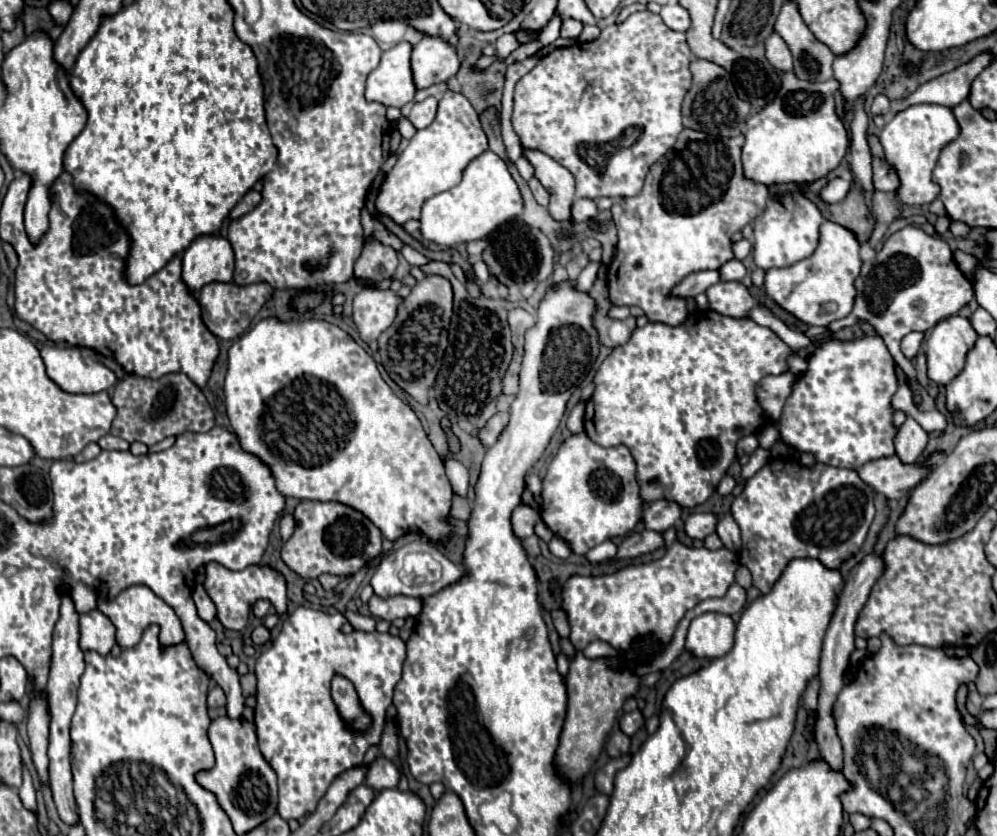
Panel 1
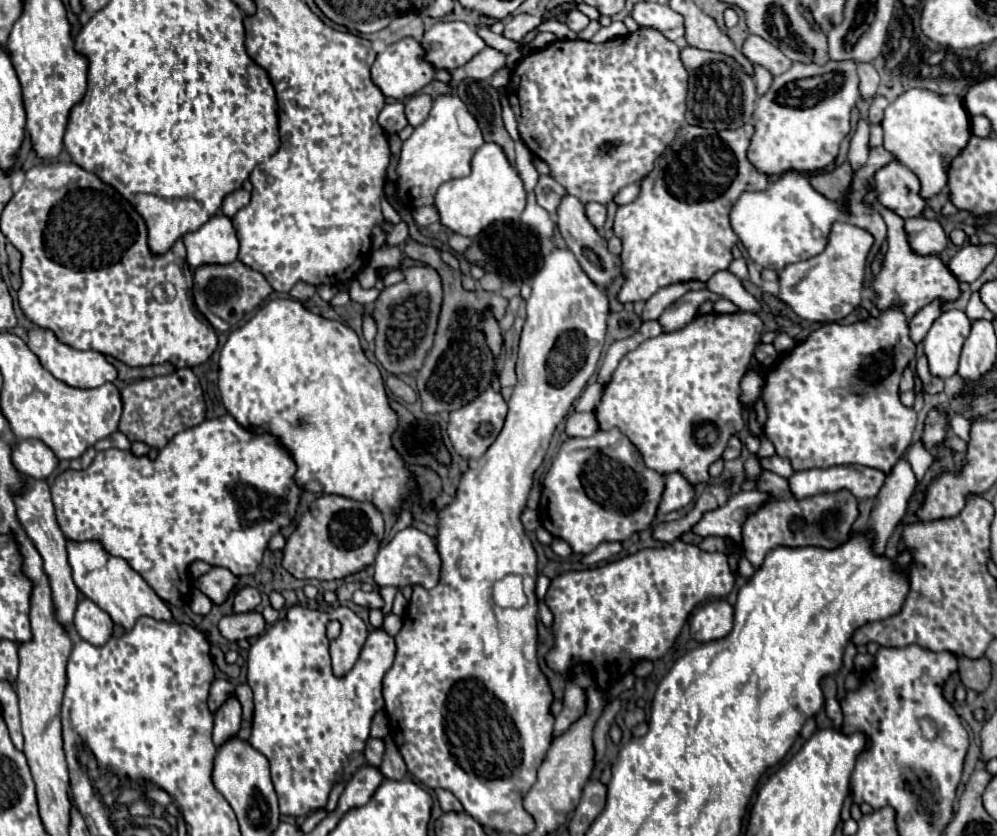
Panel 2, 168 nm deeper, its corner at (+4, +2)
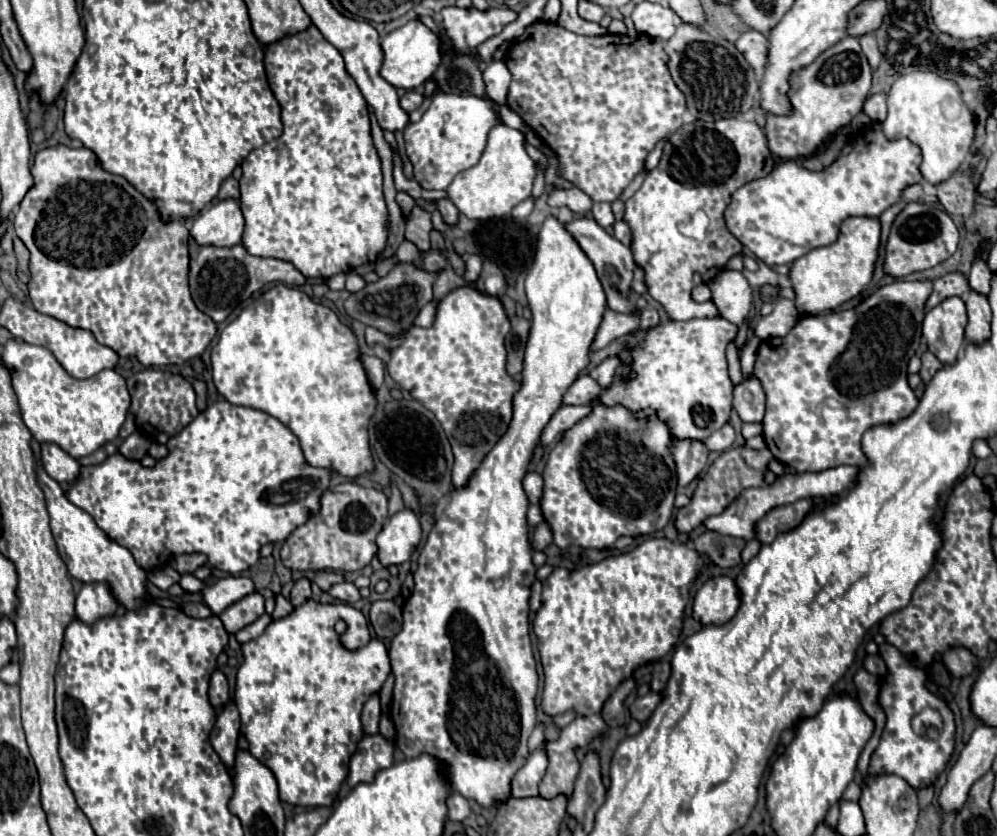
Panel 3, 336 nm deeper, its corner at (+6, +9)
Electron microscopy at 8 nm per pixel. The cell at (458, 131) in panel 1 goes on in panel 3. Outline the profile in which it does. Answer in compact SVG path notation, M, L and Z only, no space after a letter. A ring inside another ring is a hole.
M437 94L423 114L423 118L405 128L405 148L413 164L413 178L425 190L445 190L451 180L475 166L487 144L489 130L497 124L493 100L481 100L477 96Z

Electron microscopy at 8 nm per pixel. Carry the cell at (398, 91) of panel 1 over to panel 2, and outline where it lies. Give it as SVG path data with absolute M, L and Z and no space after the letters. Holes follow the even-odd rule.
M405 37L397 43L391 43L383 53L377 55L373 67L371 67L371 79L373 83L383 91L385 97L393 99L407 99L415 93L419 93L435 75L433 63L429 63L425 57L425 49L419 41L413 37Z

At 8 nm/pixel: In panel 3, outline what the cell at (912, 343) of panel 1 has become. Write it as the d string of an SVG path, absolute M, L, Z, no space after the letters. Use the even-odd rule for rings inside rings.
M953 272L953 274L947 274L939 280L933 282L933 292L931 296L927 298L925 302L925 312L929 312L931 308L935 308L939 302L943 302L945 298L951 298L951 296L961 296L969 292L969 284L967 280L959 274L959 272Z

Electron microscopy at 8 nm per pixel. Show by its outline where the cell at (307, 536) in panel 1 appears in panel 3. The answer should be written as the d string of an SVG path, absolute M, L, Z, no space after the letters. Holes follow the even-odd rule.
M343 482L321 496L321 508L283 542L281 560L291 570L355 572L365 568L375 552L375 538L387 520L387 498L381 490Z

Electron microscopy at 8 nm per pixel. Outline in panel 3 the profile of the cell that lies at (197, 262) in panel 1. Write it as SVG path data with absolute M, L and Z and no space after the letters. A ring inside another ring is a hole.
M221 200L193 220L191 238L199 246L229 248L241 242L243 214L237 200Z

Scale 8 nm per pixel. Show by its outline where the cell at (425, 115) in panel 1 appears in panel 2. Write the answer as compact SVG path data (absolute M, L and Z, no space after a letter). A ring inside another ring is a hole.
M425 93L413 95L413 97L405 103L405 115L407 115L407 121L409 121L413 127L421 125L421 123L427 119L427 115L429 115L431 105L433 105L433 101L431 101L429 95L425 95Z

